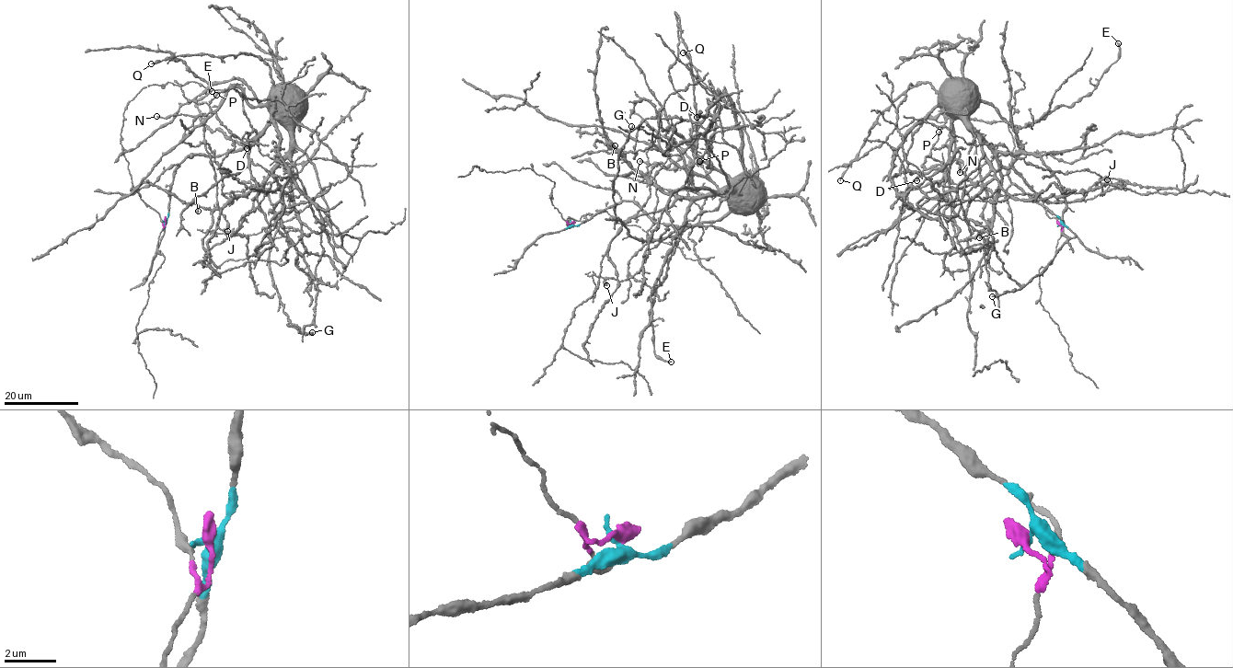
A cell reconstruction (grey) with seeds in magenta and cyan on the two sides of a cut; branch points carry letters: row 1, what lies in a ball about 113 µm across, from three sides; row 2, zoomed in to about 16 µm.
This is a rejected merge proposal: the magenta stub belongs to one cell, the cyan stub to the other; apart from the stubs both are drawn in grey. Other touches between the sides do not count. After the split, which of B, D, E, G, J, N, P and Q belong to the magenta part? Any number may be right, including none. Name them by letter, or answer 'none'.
none

